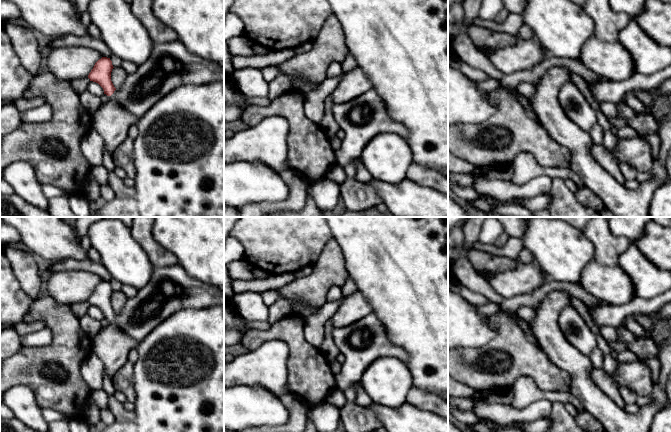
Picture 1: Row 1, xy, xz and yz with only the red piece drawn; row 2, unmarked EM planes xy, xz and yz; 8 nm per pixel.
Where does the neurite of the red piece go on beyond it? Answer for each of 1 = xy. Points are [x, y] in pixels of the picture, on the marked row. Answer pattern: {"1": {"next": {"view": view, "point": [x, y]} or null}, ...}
{"1": {"next": {"view": "xy", "point": [170, 65]}}}

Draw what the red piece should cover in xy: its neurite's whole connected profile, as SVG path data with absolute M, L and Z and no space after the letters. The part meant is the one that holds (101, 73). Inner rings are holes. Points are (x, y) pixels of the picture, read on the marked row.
M179 39L169 43L153 44L149 58L139 65L133 74L127 75L124 83L118 89L111 81L113 68L110 58L102 57L95 63L88 78L103 88L104 94L108 96L109 100L119 104L138 120L161 98L177 87L186 84L208 84L224 81L223 66L194 55Z

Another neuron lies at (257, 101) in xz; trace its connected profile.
M268 96L266 97L249 97L245 104L240 107L240 110L243 112L247 106L255 105L255 106L261 106L265 107L268 106L272 101Z

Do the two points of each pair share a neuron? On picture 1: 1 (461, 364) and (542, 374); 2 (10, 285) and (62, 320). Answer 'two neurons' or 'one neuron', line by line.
1: one neuron
2: two neurons

